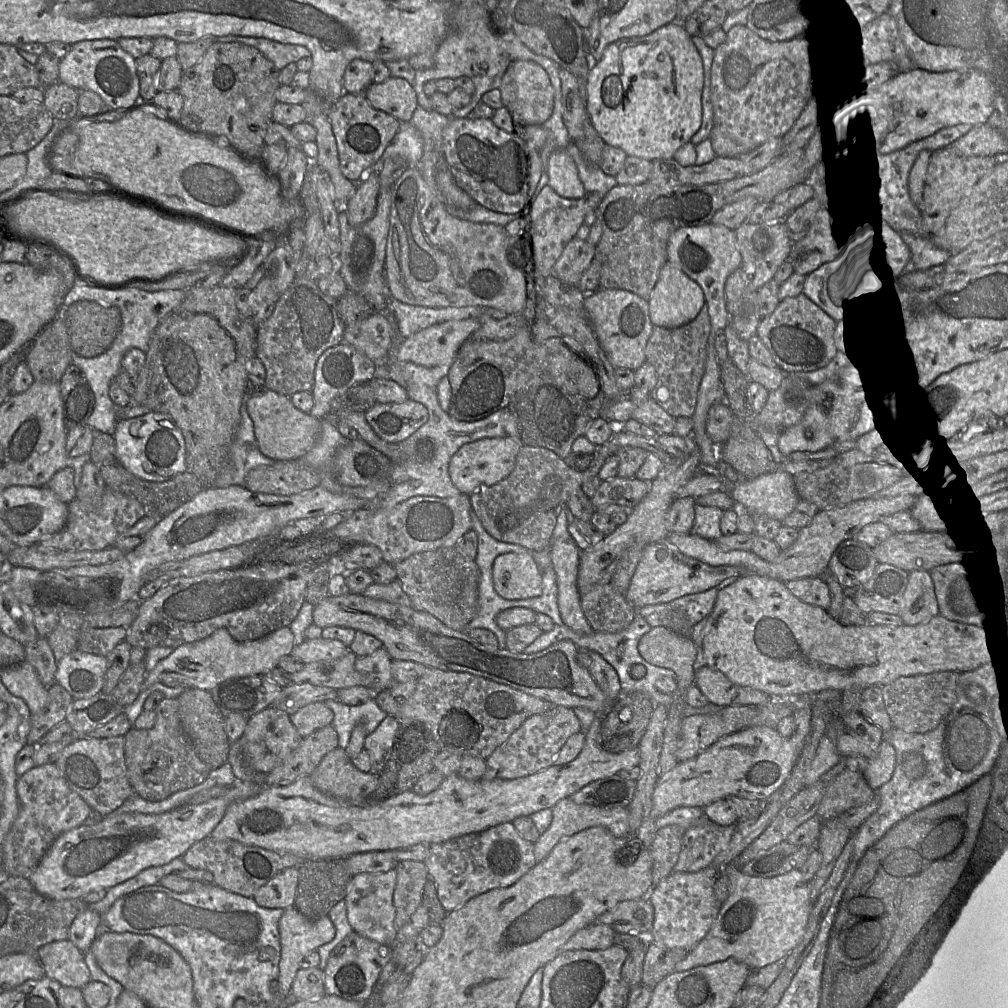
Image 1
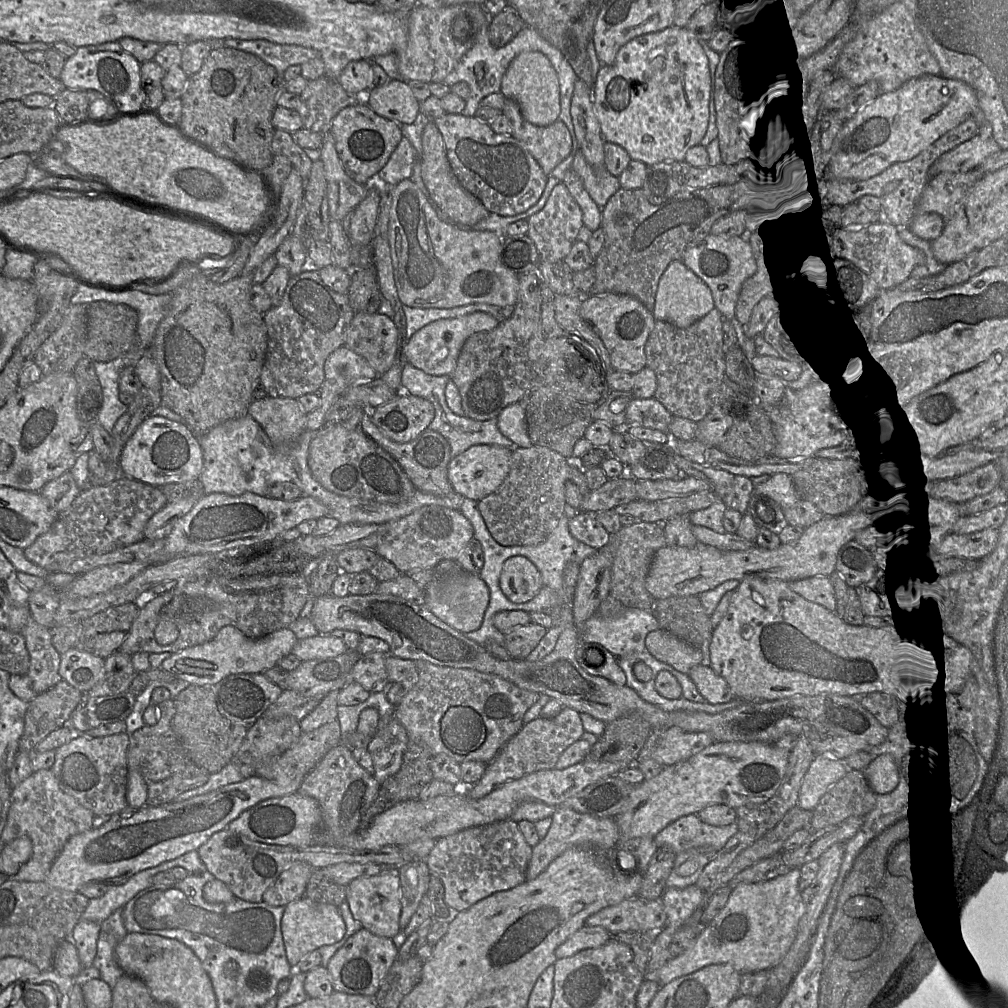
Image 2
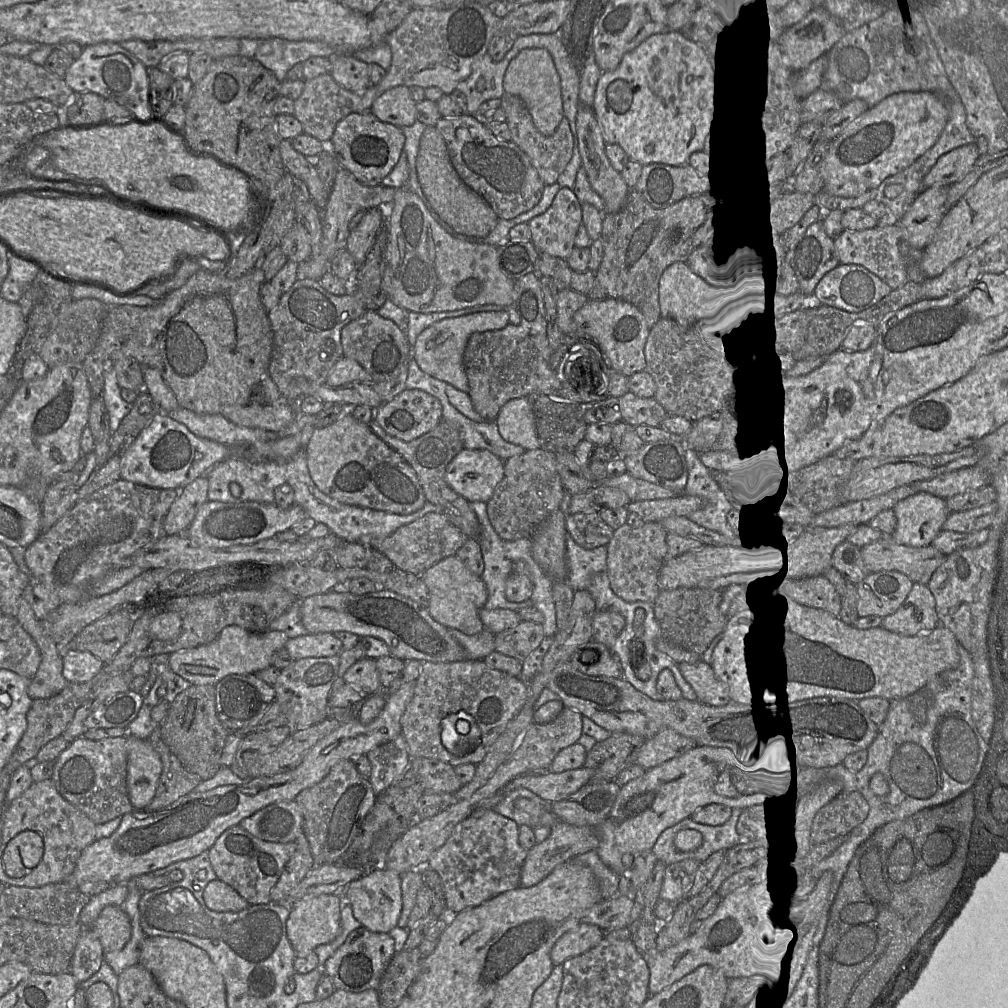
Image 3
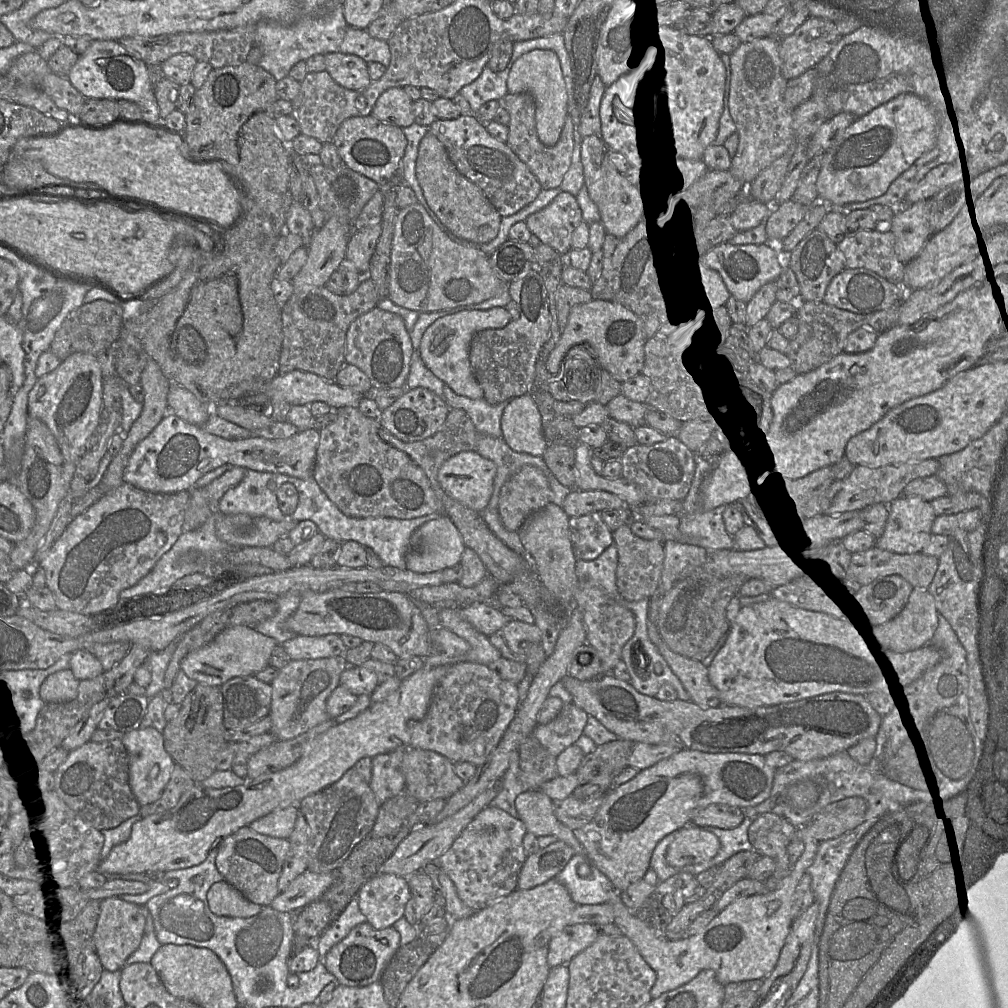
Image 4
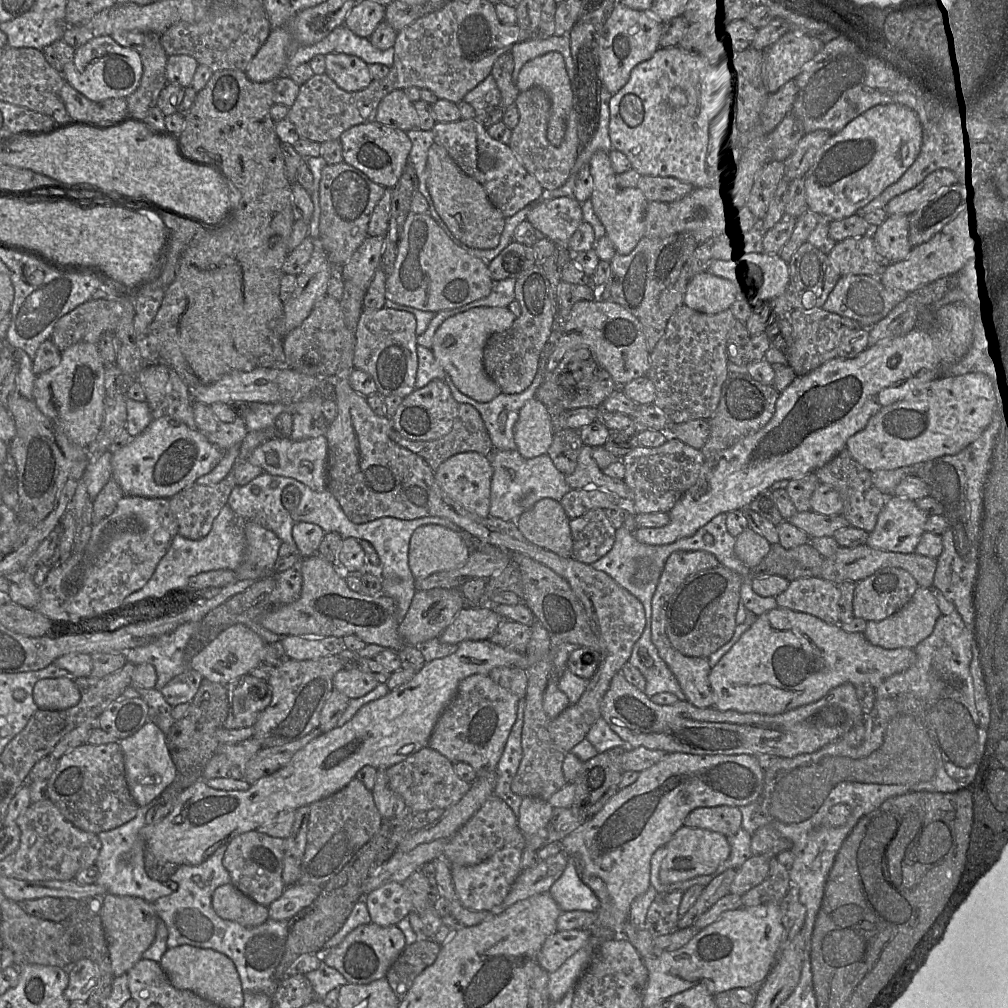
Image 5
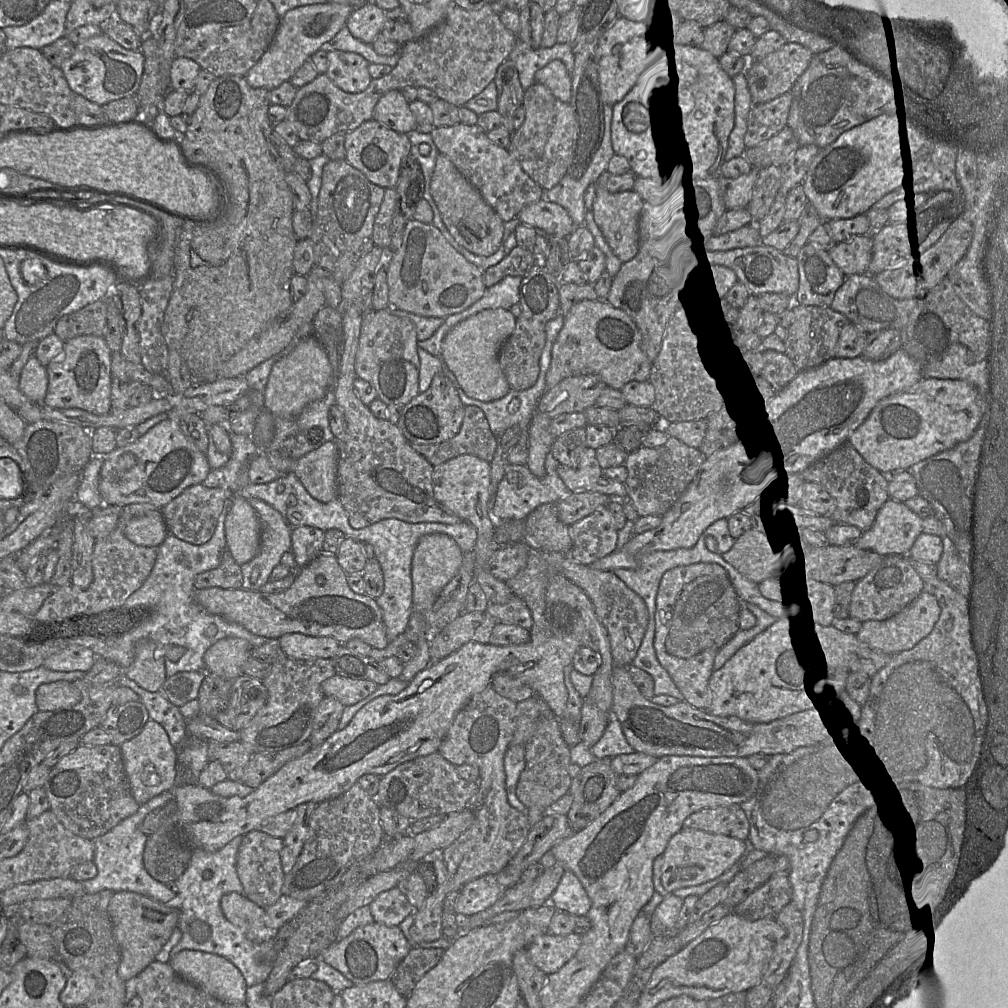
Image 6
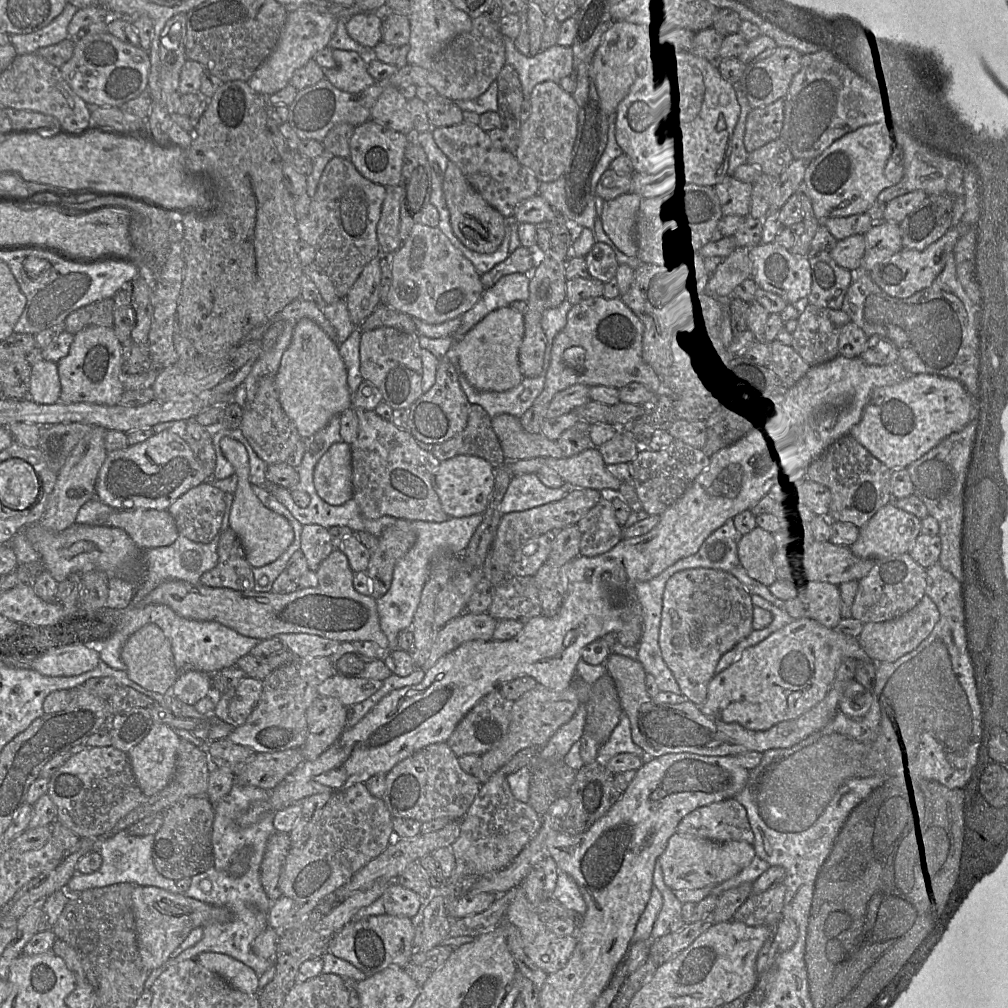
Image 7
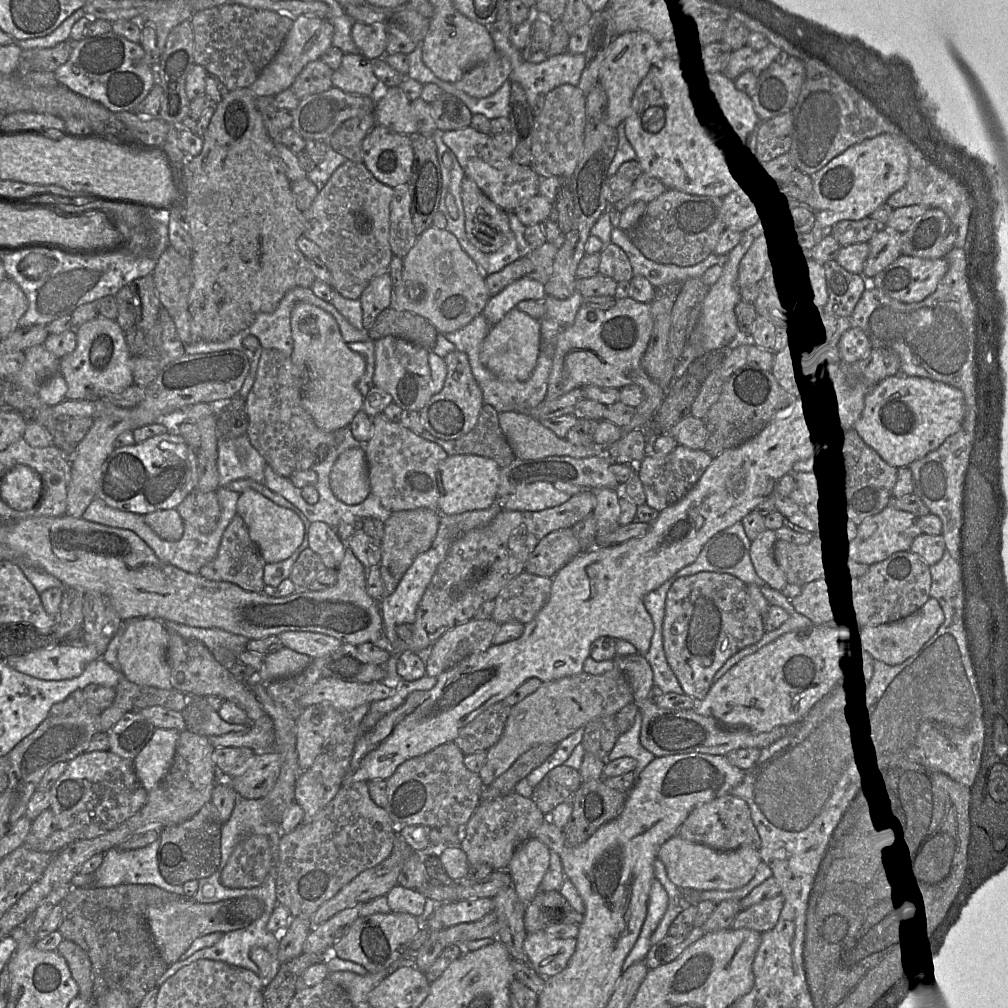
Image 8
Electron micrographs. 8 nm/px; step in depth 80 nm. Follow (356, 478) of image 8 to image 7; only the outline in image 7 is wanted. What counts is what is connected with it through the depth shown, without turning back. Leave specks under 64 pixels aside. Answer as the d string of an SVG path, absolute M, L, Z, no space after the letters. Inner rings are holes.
M335 443L323 454L313 472L313 484L318 496L331 505L341 505L352 499L351 445Z

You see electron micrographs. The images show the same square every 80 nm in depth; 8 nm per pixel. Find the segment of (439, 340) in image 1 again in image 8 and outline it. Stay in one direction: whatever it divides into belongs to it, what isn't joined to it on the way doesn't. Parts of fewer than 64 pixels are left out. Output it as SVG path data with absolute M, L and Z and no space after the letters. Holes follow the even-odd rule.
M515 307L491 326L481 345L479 359L482 365L498 379L521 382L527 380L533 372L540 347L540 322Z

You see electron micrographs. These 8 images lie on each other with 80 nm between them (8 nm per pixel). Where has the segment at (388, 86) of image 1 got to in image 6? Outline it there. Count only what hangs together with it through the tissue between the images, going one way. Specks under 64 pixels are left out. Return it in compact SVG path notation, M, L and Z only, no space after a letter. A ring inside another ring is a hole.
M390 90L381 96L374 107L373 119L394 131L405 134L416 127L409 102L401 90Z

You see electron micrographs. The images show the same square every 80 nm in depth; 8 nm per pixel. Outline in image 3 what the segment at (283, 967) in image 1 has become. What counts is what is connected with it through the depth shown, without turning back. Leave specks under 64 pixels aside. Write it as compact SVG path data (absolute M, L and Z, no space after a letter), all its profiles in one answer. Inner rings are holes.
M321 894L300 899L290 907L290 914L286 922L286 933L295 951L296 958L305 958L319 945L329 943L339 935L342 902L341 895Z

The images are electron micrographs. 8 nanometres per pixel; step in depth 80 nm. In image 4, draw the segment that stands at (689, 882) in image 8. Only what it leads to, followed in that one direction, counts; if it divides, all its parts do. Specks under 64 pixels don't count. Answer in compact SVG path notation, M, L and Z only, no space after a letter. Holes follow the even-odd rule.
M685 825L676 831L676 837L669 845L666 852L667 863L674 868L684 872L686 867L710 863L720 850L720 841L718 837L707 829L696 825Z

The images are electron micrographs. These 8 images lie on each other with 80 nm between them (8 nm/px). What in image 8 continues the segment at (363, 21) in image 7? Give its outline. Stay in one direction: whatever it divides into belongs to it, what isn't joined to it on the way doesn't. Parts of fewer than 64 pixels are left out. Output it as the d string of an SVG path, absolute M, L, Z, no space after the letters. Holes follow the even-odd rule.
M358 21L352 25L352 38L359 53L372 62L386 55L388 35L379 25Z

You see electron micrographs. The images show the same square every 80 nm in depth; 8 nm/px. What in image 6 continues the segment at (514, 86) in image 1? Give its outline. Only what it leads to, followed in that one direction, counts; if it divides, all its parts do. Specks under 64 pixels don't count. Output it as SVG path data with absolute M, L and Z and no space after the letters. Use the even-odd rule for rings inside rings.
M552 60L538 70L535 82L545 85L559 100L568 103L571 101L572 77L562 61Z

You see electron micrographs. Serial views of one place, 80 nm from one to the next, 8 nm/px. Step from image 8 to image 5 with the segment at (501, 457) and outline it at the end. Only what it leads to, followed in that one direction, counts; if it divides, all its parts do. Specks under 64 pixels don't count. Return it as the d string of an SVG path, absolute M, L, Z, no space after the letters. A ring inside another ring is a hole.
M459 404L458 414L451 431L437 440L411 441L403 438L394 430L390 432L389 437L399 446L423 458L434 472L445 460L458 453L477 452L484 456L489 456L494 450L491 438L480 413L469 404Z

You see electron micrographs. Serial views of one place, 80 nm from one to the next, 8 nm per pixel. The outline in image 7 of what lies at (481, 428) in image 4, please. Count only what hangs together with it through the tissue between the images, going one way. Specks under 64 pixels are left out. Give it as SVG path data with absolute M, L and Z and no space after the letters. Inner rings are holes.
M461 374L459 380L469 403L481 406L492 419L500 414L521 418L543 391L546 374L524 378L516 387L503 392L479 391Z

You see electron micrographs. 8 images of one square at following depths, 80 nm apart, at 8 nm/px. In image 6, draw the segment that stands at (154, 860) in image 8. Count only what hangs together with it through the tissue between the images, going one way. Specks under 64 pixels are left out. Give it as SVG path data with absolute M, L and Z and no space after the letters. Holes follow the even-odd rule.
M165 791L142 804L137 812L121 821L110 831L94 840L94 863L97 867L97 875L82 883L84 894L95 894L103 890L112 892L129 891L135 892L153 900L166 903L175 897L165 883L152 878L146 871L143 863L145 844L148 838L141 830L144 818L153 810L163 807L173 800L173 791Z

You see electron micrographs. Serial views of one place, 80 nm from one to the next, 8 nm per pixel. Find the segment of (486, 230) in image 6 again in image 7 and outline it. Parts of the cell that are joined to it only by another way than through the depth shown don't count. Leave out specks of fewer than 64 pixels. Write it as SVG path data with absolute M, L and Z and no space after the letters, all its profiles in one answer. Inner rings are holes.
M451 161L448 162L443 174L442 188L452 229L457 238L473 251L486 254L495 252L504 240L507 218L481 196Z

